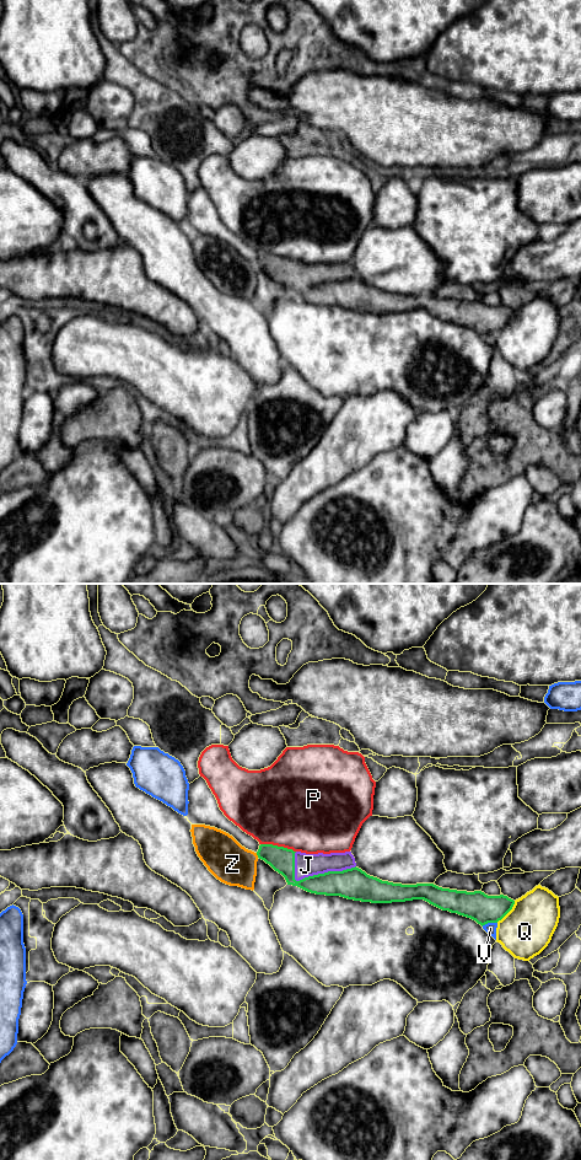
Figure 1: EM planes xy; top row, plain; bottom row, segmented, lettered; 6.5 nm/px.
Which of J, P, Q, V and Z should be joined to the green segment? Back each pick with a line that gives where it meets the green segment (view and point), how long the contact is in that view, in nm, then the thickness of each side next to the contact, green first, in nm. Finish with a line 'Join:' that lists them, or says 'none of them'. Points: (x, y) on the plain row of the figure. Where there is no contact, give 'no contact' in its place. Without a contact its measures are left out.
J: contact xy (324, 283); length 420 nm; calibres 200 and 150 nm
Join: J

